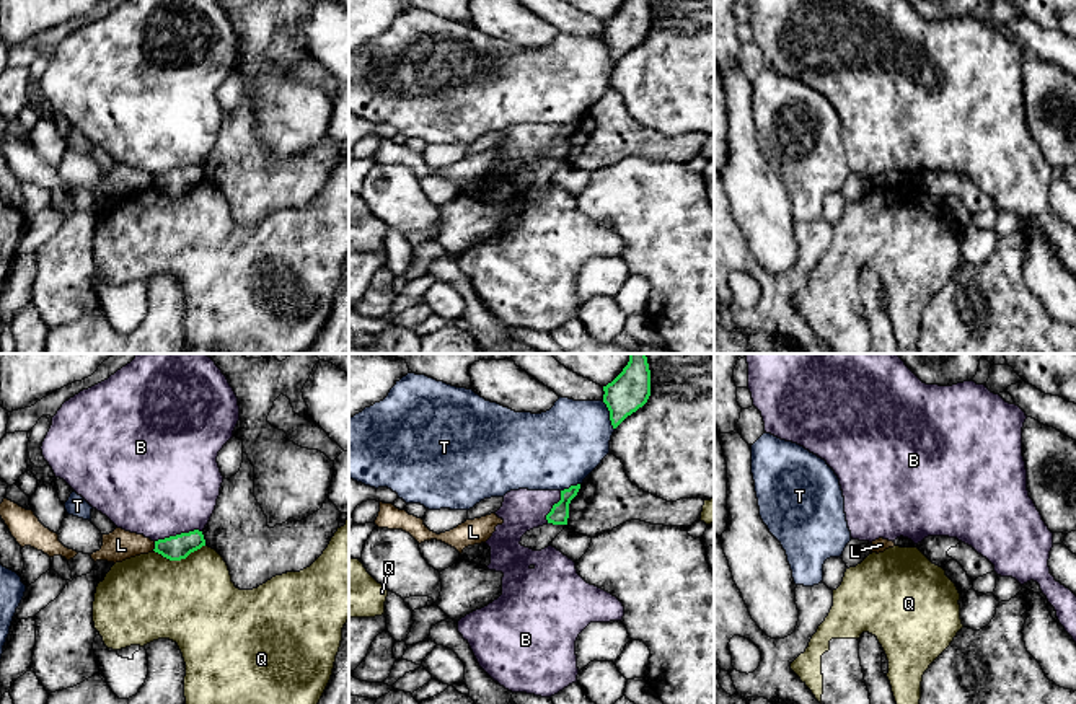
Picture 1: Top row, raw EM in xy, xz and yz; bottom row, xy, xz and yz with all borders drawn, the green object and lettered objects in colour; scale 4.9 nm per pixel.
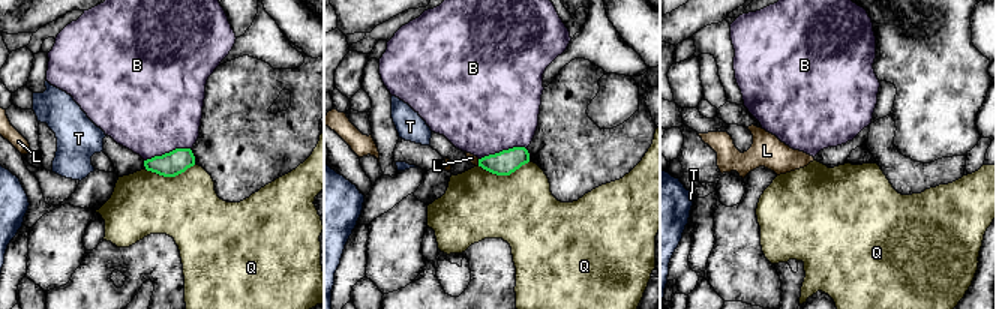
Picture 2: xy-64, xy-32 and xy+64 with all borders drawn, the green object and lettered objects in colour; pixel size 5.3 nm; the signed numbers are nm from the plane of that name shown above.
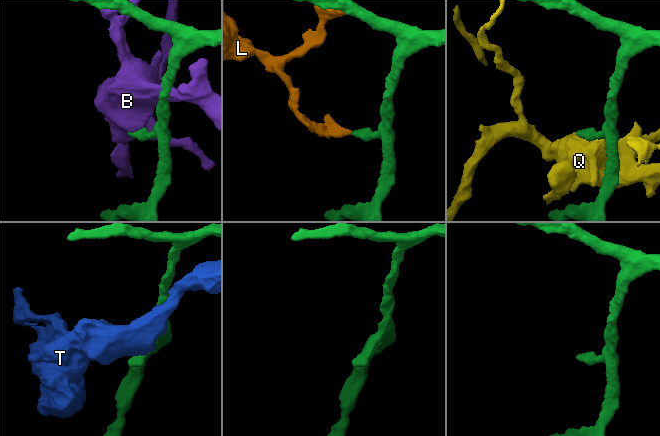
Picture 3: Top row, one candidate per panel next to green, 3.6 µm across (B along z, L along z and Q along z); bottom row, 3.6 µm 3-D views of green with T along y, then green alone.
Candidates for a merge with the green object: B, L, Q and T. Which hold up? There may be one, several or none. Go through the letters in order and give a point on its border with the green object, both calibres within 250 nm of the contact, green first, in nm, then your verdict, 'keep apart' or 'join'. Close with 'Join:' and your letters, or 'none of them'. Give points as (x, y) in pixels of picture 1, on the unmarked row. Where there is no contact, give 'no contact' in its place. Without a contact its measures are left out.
B: meets green in xy at (178, 170); 130 nm thick on the green side, 500 nm on the other; keep apart
L: meets green in xy at (155, 181); 130 nm thick on the green side, 150 nm on the other; keep apart
Q: meets green in xy at (178, 194); 130 nm thick on the green side, 440 nm on the other; keep apart
T: meets green in xz at (610, 51); 190 nm thick on the green side, 380 nm on the other; keep apart
Join: none of them

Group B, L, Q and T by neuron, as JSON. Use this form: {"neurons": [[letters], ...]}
{"neurons": [["B"], ["L"], ["Q"], ["T"]]}

